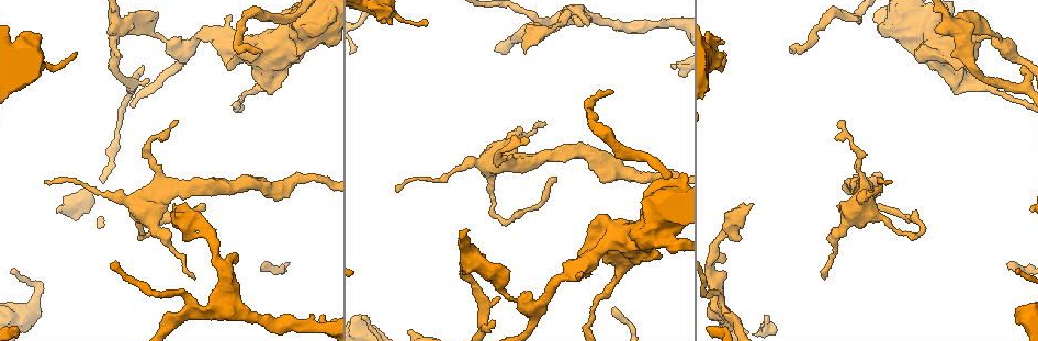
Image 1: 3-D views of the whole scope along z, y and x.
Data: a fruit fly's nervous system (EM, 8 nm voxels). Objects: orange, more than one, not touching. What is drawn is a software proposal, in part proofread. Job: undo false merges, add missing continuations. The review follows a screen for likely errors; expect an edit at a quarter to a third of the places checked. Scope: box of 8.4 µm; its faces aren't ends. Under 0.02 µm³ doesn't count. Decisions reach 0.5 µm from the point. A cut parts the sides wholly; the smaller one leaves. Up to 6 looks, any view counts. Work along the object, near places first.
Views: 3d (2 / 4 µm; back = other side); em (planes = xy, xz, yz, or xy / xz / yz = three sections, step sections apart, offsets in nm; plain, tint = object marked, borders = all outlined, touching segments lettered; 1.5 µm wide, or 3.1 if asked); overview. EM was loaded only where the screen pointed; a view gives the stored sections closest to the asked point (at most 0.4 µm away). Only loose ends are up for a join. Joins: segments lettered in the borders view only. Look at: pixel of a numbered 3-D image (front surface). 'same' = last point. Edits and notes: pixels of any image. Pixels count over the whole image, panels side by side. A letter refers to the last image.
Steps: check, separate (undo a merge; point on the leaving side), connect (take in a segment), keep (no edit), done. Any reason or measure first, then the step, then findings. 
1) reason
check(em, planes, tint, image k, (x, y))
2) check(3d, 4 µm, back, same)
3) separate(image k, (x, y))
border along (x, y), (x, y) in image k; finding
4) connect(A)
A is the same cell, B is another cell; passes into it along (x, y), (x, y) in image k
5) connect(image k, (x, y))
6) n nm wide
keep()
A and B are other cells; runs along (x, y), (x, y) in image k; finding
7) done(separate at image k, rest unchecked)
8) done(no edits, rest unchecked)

thin end
check(em, planes, tint, image 1, (889, 180))

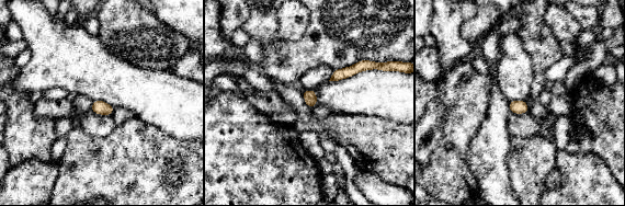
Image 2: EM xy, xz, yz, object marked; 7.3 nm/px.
check(em, planes, borders, same)

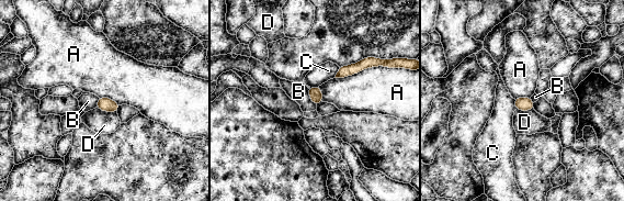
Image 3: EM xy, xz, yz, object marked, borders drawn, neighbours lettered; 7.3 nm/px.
100 nm wide
keep()
A, B, C and D are other cells; border along (384, 66), (335, 78) in image 3; no lettered segment goes on from it

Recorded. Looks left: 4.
check(em, xz, step 8, borders, image 1, (175, 203))

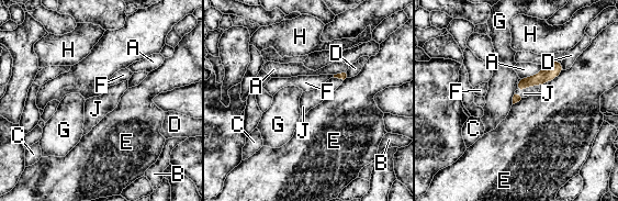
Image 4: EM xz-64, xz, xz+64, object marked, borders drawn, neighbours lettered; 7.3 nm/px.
connect(image 4, (526, 92))
J is the same cell, A, B, C, D, E, F, G and H are other cells; passes into it along (552, 69), (528, 87), (526, 92) in image 4; it goes on there

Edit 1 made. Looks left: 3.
an open end
check(3d, 2 µm, image 1, (791, 53))

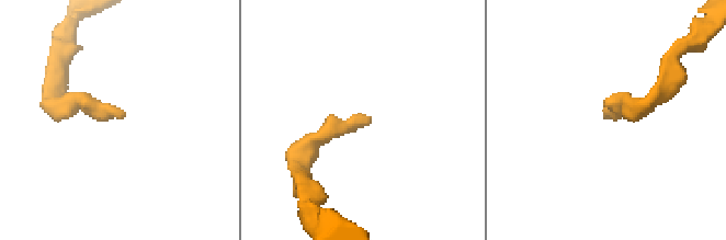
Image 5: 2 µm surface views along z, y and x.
check(em, yz, step 4, borders, image 5, (122, 118))

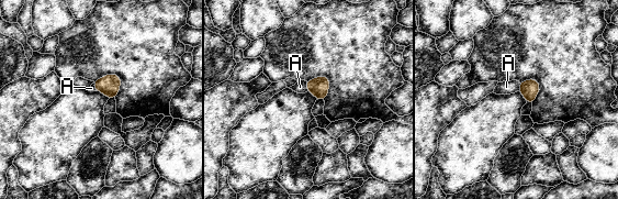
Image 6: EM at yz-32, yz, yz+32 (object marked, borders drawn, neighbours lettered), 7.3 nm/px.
connect(image 6, (300, 87))
A is the same cell; the cell continues

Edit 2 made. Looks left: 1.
done(connect at image 4, connect at image 6, rest unchecked)

